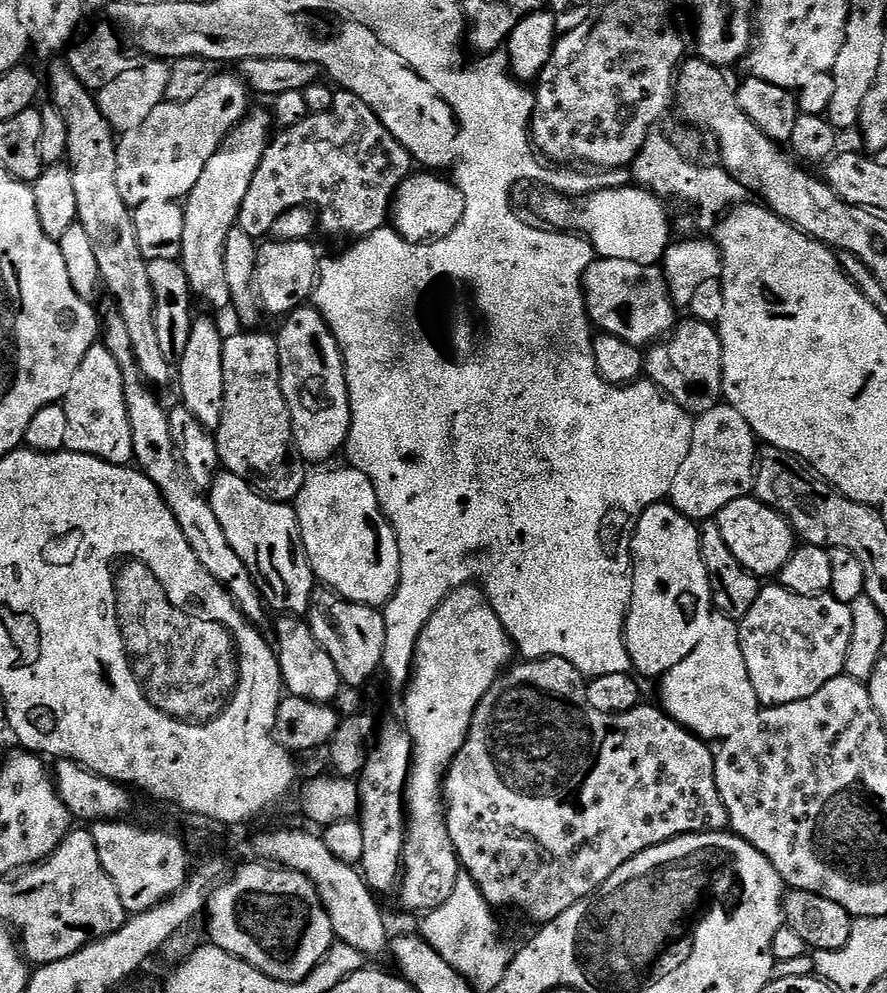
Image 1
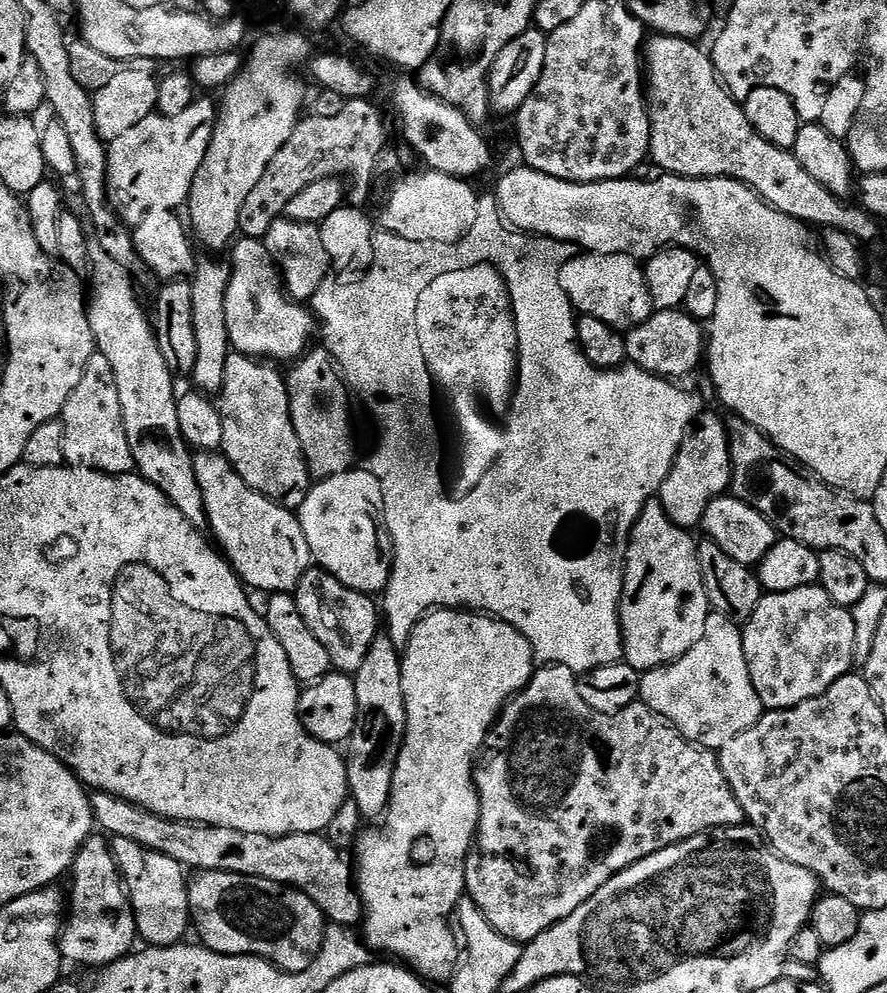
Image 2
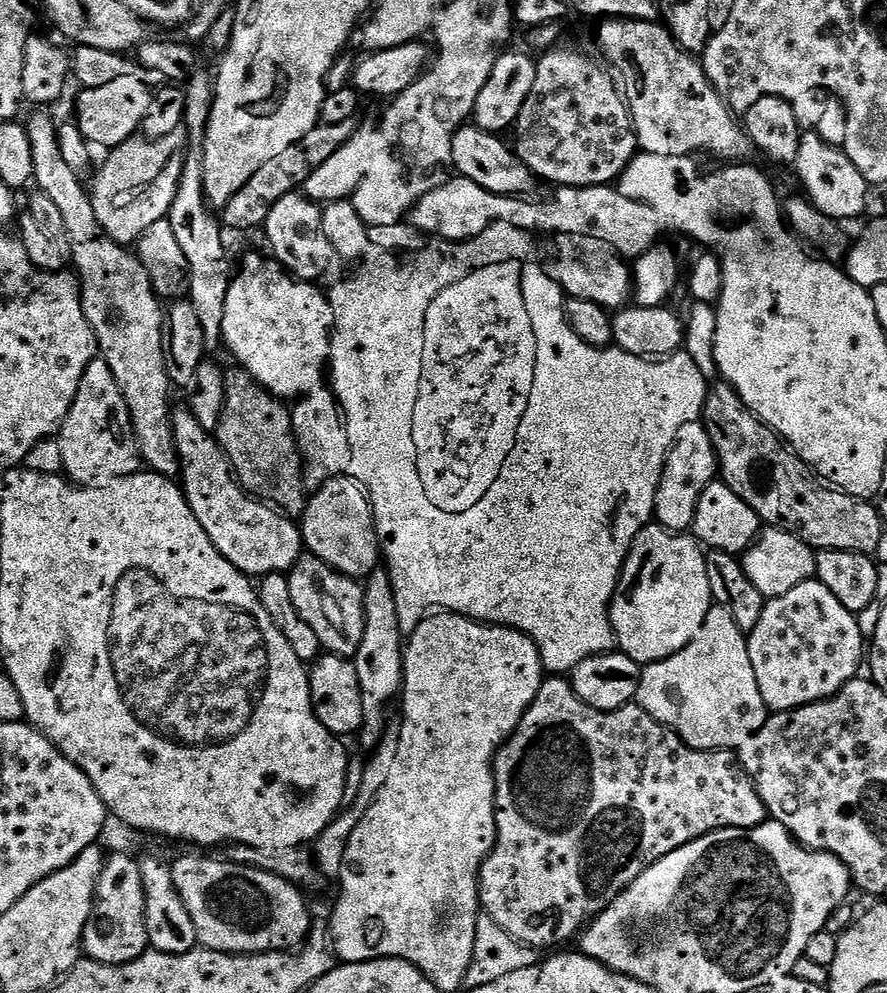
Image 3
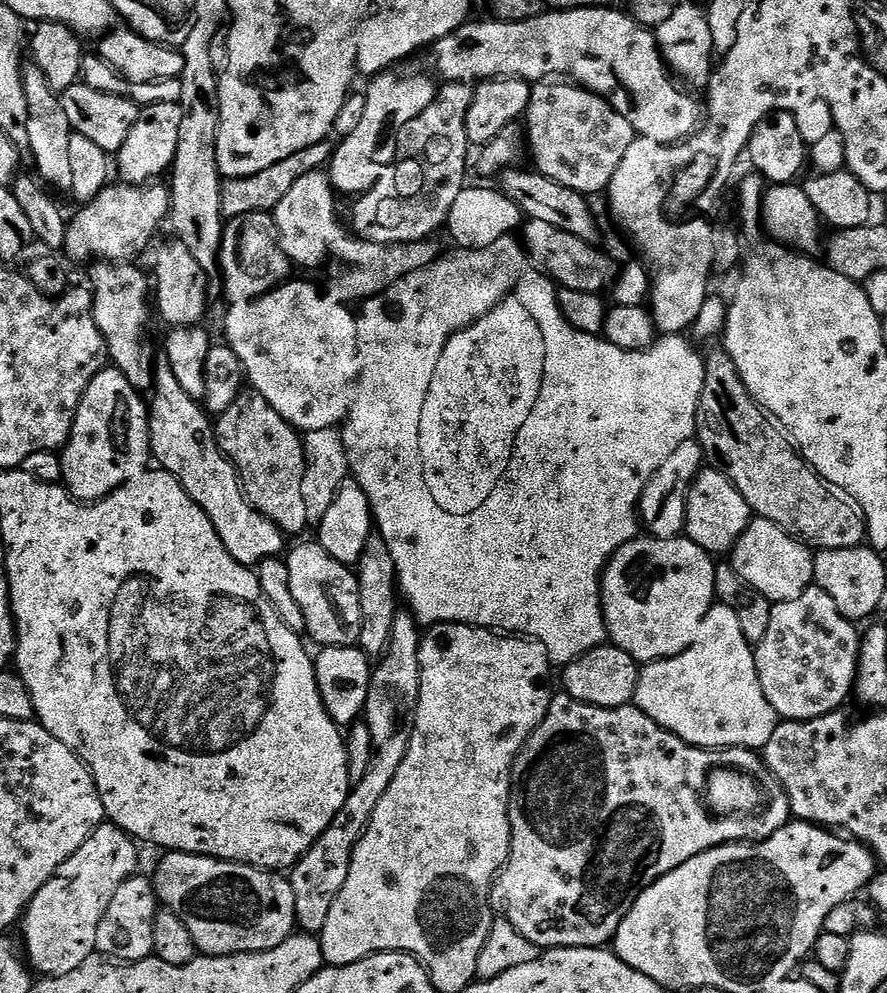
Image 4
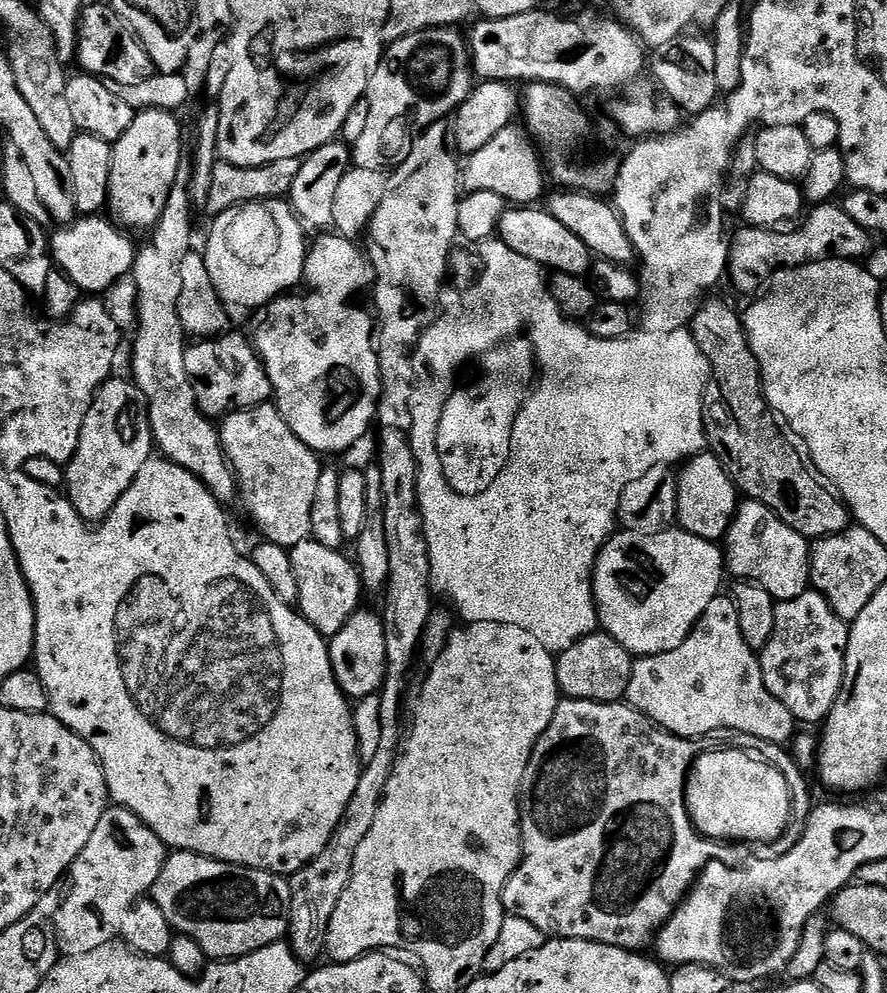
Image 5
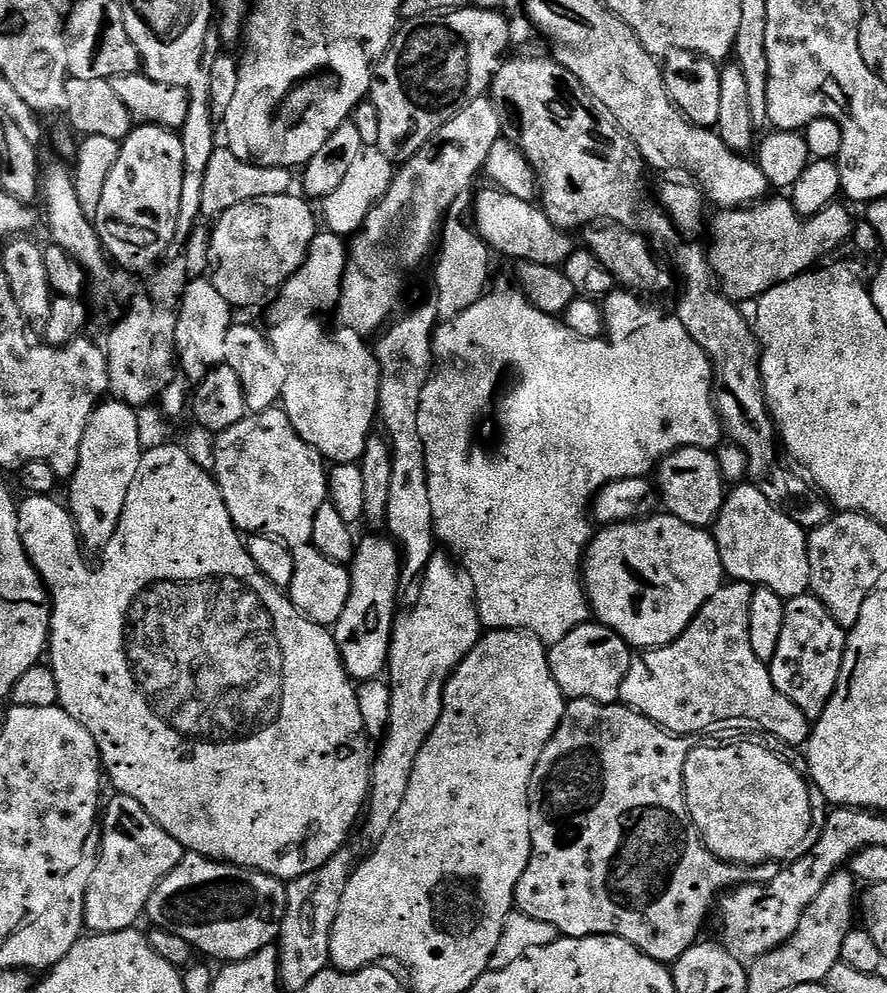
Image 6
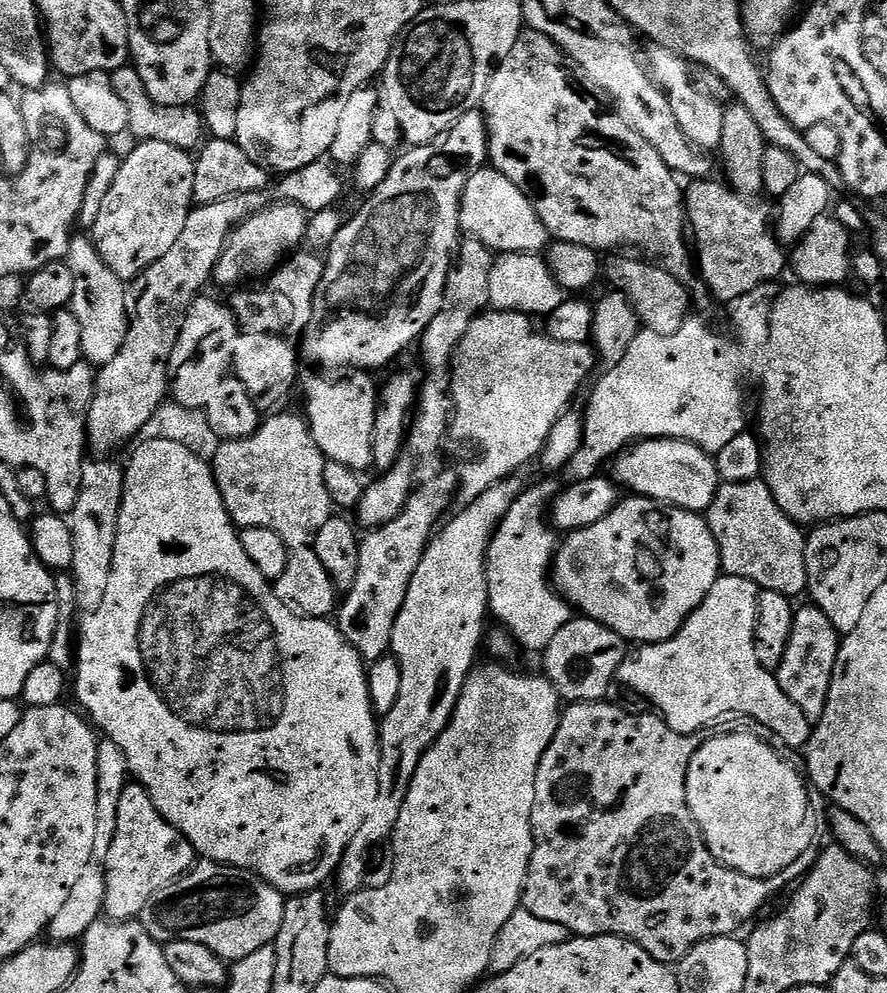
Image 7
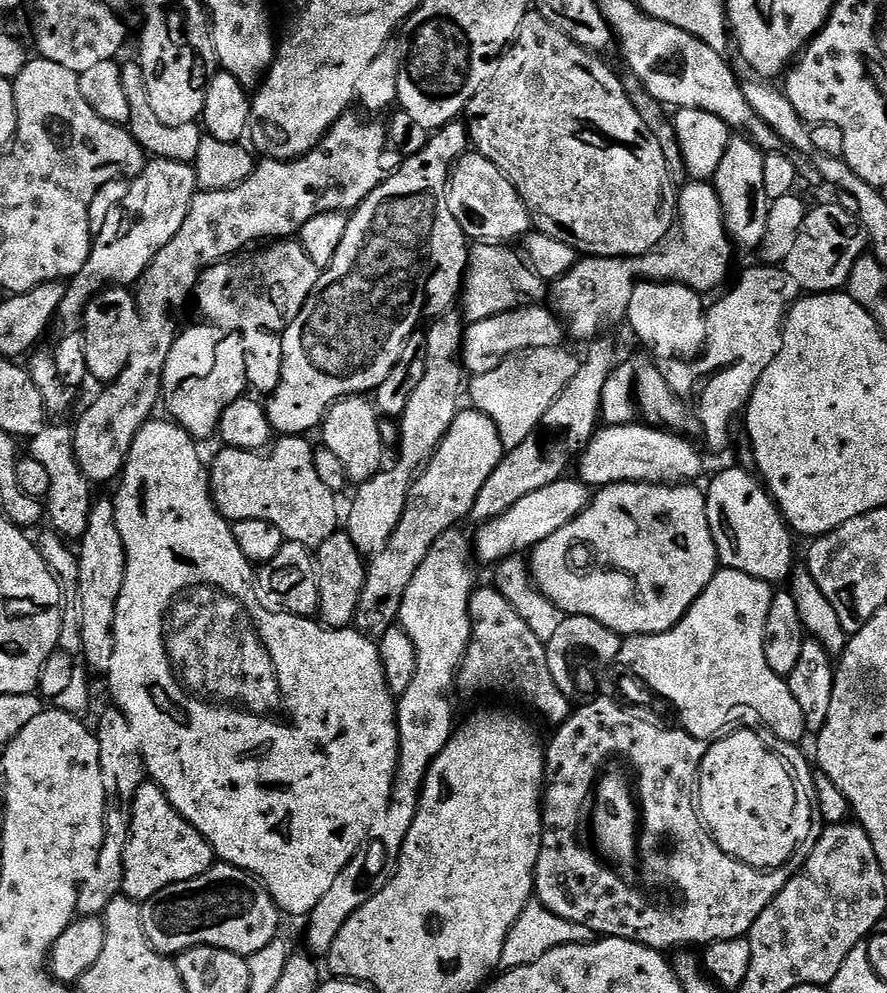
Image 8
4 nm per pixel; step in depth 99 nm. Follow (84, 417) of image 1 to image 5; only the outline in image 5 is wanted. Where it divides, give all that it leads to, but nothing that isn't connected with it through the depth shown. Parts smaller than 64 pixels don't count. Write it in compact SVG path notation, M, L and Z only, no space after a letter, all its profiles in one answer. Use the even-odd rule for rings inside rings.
M110 378L96 392L94 402L82 422L78 450L64 474L68 501L86 521L105 520L126 490L138 478L138 470L153 459L154 441L144 396L131 379Z

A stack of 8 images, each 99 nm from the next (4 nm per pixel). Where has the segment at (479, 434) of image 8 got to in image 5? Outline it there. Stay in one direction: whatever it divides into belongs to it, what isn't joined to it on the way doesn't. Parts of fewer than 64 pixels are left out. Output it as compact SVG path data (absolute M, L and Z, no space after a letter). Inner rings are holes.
M357 610L338 630L338 634L331 637L328 649L330 662L334 666L334 678L349 701L357 702L367 696L375 696L384 687L384 680L388 677L388 663L386 662L386 630L383 619L372 612Z

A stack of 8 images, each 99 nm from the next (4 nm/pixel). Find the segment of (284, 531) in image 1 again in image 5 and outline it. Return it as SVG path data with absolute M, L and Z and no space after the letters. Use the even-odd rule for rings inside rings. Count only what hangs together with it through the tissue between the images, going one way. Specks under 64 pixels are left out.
M180 171L176 185L166 204L166 210L154 231L152 241L145 248L141 247L136 253L136 265L130 276L136 279L136 304L140 307L140 329L136 332L136 349L132 352L131 379L144 396L148 406L148 421L152 427L152 438L159 455L165 460L173 460L182 470L190 470L194 478L198 478L214 494L214 498L221 504L228 506L238 496L238 485L232 475L232 466L228 457L224 455L224 448L220 445L220 433L217 425L198 410L198 398L194 398L194 386L188 381L186 374L186 333L182 326L178 298L182 294L182 262L186 254L193 251L192 244L192 207L194 201L190 195L190 176L187 171Z

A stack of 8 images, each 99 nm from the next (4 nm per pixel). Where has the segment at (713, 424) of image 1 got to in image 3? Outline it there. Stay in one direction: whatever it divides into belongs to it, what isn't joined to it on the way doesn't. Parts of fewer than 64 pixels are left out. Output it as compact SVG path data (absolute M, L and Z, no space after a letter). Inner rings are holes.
M700 420L690 422L678 430L678 438L673 444L668 460L664 464L664 473L656 491L655 523L668 532L684 534L691 529L696 511L698 498L702 498L702 490L710 486L718 476L718 461L714 442Z

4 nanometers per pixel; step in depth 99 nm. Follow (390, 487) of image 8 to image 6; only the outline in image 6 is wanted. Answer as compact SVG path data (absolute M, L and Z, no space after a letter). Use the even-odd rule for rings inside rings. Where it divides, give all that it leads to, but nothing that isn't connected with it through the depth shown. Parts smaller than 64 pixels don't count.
M448 218L440 239L440 258L436 266L436 292L434 303L437 313L444 318L460 316L470 306L476 304L489 289L494 254L479 233L468 228L467 221L461 218Z

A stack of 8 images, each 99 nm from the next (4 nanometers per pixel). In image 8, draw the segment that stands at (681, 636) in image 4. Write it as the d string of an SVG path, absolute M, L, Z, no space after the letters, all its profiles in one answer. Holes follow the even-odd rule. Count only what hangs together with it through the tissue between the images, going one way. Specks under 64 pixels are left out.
M626 482L625 484L611 484L599 489L593 495L592 501L562 530L557 530L555 534L550 534L542 543L531 549L530 557L530 576L540 593L560 609L561 612L569 616L585 616L594 618L594 622L602 622L611 632L615 632L621 638L630 636L649 636L670 630L680 621L690 610L690 606L706 590L706 586L718 571L718 561L716 559L716 547L714 538L710 534L710 522L706 518L706 495L703 491L696 489L695 483L690 484L635 484Z

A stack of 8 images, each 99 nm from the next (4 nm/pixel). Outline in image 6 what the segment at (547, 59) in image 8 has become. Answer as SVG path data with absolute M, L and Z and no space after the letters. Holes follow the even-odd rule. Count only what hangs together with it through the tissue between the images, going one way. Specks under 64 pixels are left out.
M520 56L517 60L505 59L499 72L492 79L490 99L496 103L501 125L512 131L511 139L528 159L536 172L539 184L539 199L544 213L557 226L565 230L583 229L593 222L623 224L625 228L657 232L664 236L670 227L670 220L664 216L636 216L640 204L640 191L644 188L646 163L639 148L618 126L608 109L588 92L575 71L563 68L556 60L544 56ZM680 244L676 248L675 275L684 283L684 301L680 304L678 318L692 338L712 361L715 379L718 381L718 391L714 396L717 412L720 413L720 423L724 425L727 439L733 440L742 451L748 455L748 476L751 483L756 484L770 498L775 508L780 508L794 522L798 522L801 528L811 530L822 526L830 519L830 504L822 495L819 488L803 471L795 467L787 468L780 461L781 449L778 447L778 429L772 419L772 413L768 411L768 402L764 399L764 380L760 377L760 342L754 331L753 325L740 313L741 305L731 300L720 289L720 278L712 269L712 257L709 249L700 244Z

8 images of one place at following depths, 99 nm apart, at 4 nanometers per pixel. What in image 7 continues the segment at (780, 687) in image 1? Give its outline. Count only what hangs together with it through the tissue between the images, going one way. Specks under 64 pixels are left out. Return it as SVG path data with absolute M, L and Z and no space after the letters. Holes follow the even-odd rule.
M815 606L797 607L794 618L792 640L788 644L788 652L784 661L775 669L776 680L782 686L786 698L806 714L806 718L813 722L820 720L826 710L826 702L830 694L830 682L834 678L834 666L838 662L838 650L842 639L830 618L822 614L822 610Z

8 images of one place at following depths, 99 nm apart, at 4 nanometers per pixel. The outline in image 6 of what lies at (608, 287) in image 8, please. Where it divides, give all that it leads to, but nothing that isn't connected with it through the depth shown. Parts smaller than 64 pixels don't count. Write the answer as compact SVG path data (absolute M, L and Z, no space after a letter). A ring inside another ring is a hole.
M765 198L746 208L717 211L712 224L710 255L712 269L720 278L720 289L731 300L759 301L774 286L813 271L831 252L852 238L854 216L840 202L826 205L813 216L799 216L791 199Z

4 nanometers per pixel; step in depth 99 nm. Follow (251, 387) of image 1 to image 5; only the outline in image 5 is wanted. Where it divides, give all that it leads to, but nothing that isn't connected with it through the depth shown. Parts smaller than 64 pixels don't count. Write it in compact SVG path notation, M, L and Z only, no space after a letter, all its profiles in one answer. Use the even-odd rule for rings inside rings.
M272 402L229 412L218 431L220 445L236 478L239 499L244 499L244 508L264 535L261 537L289 550L298 546L298 542L306 542L312 534L310 510L314 510L321 457L286 426L286 418L282 418Z

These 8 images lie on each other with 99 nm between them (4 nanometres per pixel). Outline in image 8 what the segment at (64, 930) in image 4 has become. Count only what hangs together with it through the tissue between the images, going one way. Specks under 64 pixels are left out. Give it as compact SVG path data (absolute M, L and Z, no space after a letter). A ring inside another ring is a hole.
M151 782L141 784L132 799L132 821L124 852L123 895L137 902L149 900L166 890L166 886L190 882L190 878L206 874L213 863L210 842L174 810L163 788Z

